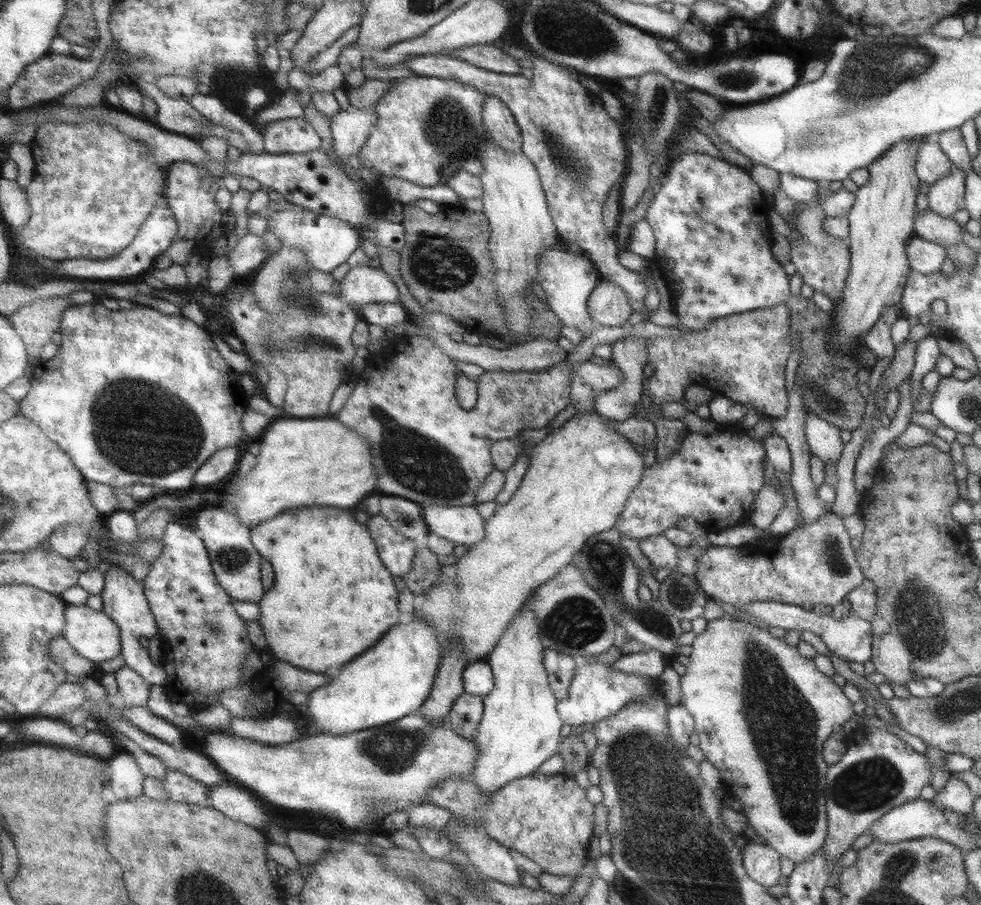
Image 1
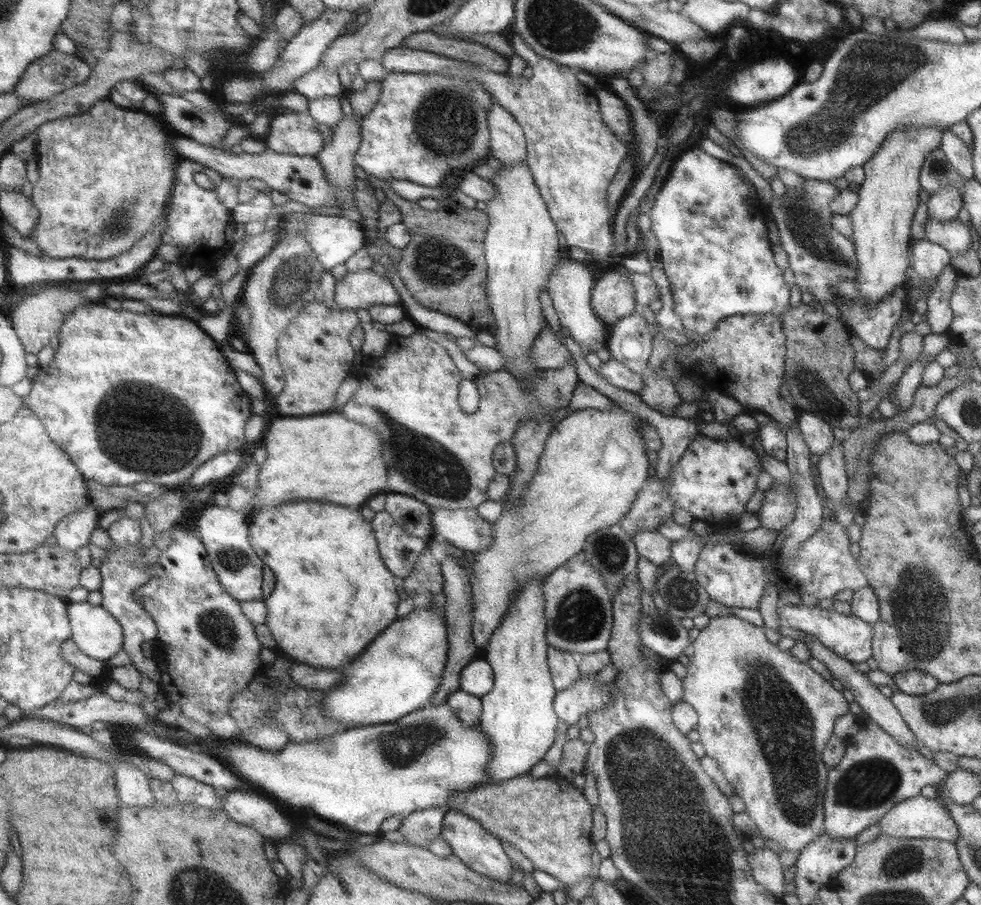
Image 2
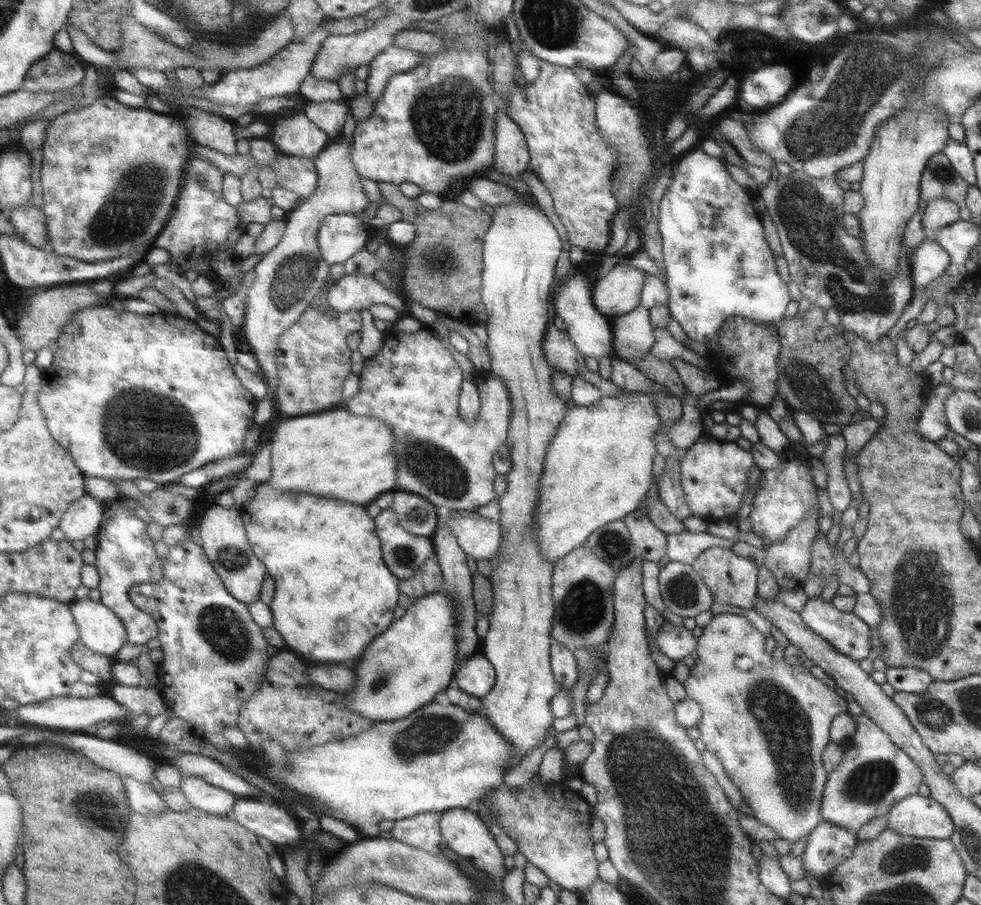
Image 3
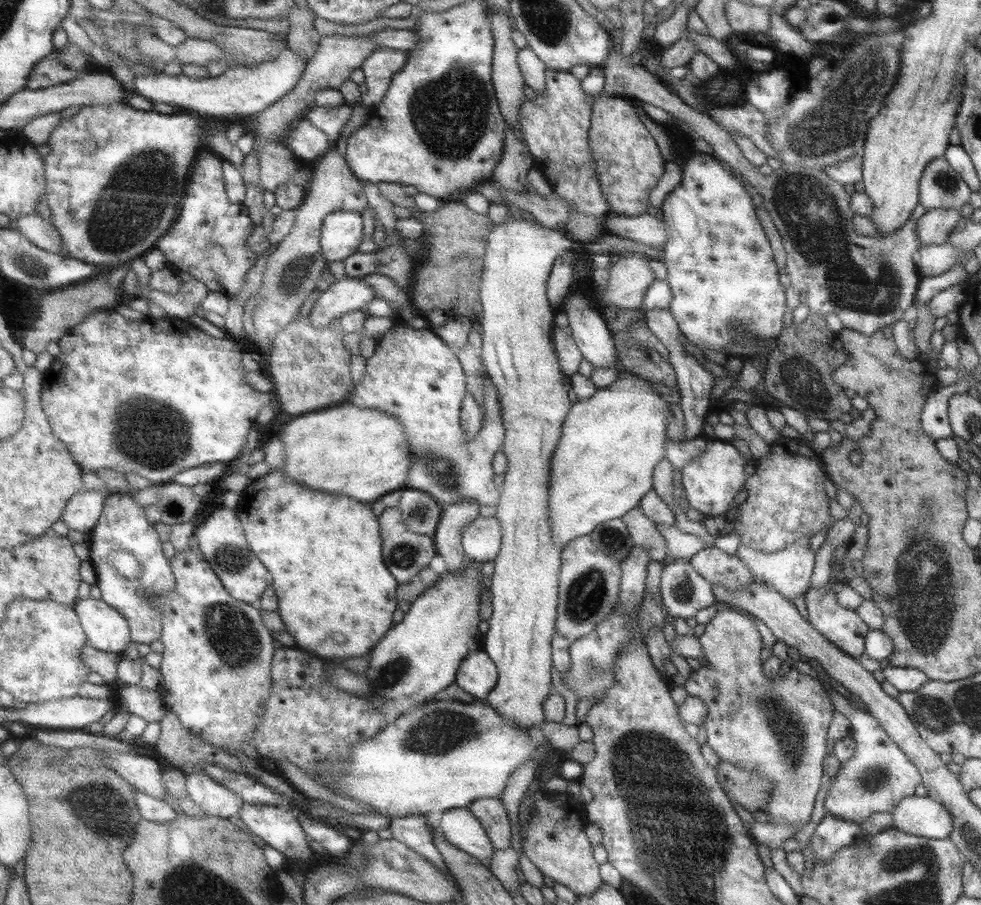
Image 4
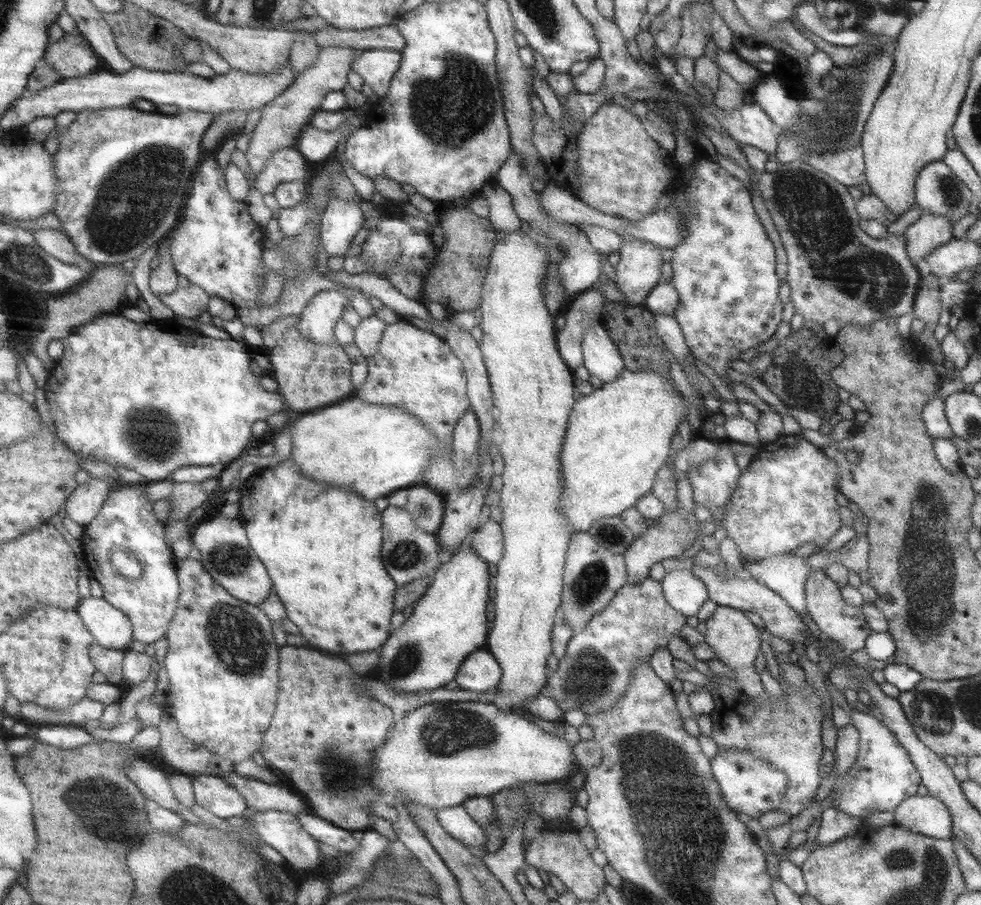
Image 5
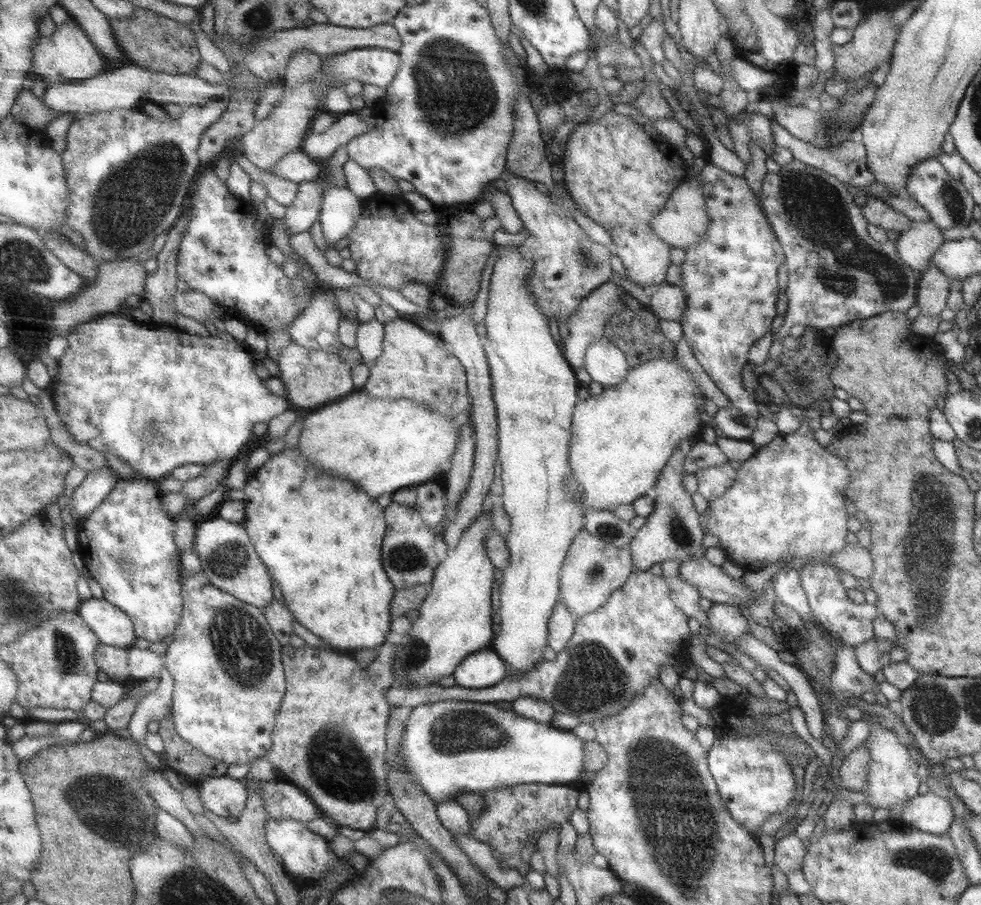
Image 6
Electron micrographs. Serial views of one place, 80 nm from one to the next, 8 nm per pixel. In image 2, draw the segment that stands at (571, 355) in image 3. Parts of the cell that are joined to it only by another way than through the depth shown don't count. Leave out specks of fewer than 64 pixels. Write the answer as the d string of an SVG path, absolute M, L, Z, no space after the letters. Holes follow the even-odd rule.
M543 328L541 336L538 336L532 343L530 356L534 364L541 370L556 370L571 361L570 350L558 337L553 330Z

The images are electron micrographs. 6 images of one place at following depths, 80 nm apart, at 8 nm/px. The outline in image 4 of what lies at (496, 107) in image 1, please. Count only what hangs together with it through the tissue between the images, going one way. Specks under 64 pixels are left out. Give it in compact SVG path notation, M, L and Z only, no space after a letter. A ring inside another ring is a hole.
M506 125L504 152L490 180L506 190L526 194L528 192L526 184L529 183L526 176L534 166L536 162L524 140L514 133L514 129Z

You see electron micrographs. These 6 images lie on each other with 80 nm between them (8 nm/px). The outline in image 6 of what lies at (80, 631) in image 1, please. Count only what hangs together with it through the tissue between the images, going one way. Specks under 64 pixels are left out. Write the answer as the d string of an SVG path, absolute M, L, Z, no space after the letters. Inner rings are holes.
M88 599L78 612L95 629L102 643L120 648L135 646L139 637L135 621L108 599Z

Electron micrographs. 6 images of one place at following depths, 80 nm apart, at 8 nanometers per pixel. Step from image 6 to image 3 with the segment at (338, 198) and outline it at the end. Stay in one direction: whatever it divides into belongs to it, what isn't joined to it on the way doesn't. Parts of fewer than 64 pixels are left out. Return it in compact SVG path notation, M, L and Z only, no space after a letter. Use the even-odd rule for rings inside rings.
M353 213L324 217L317 231L322 258L330 265L345 263L365 248L372 229Z

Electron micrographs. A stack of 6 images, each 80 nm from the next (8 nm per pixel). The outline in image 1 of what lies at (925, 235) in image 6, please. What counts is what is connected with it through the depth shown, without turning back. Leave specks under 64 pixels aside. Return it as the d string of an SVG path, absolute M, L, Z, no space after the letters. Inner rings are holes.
M953 166L949 176L945 176L929 187L927 196L932 213L944 218L952 218L956 211L965 208L965 170Z

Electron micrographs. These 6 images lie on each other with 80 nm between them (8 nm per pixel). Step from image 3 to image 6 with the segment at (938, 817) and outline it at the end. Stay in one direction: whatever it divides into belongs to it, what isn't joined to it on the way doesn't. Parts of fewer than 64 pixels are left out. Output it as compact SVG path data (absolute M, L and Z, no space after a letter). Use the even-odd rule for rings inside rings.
M930 791L910 798L897 819L910 828L944 835L955 822L955 812L948 799Z

